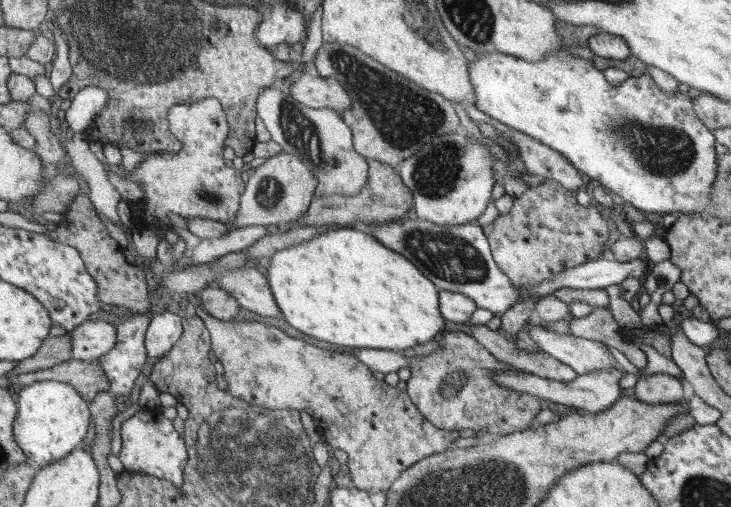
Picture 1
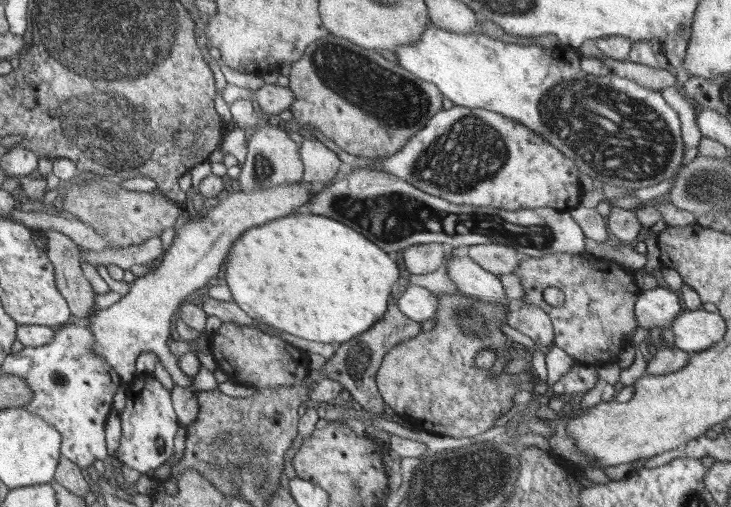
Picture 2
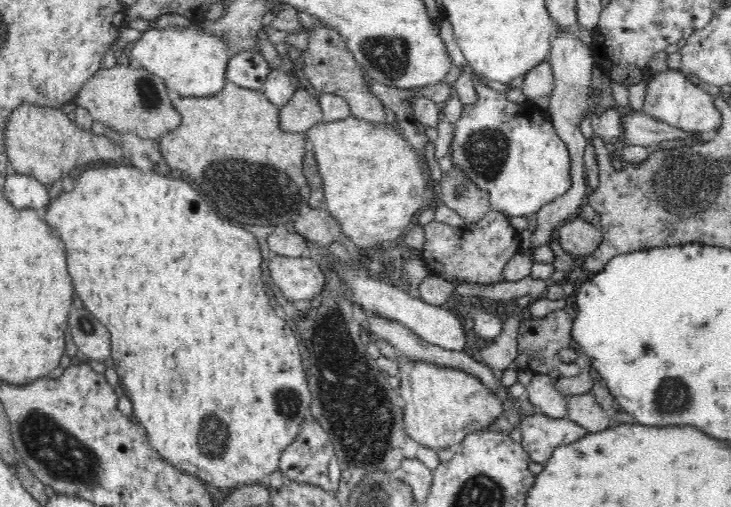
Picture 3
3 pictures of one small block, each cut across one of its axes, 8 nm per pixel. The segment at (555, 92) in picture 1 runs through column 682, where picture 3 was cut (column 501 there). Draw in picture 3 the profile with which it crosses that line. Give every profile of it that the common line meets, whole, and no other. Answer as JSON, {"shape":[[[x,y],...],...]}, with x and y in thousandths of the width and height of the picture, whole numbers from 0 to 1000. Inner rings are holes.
{"shape":[[[651,162],[654,197],[646,209],[635,209],[632,233],[624,245],[624,264],[618,276],[618,316],[640,351],[670,385],[670,406],[694,430],[721,428],[769,387],[781,369],[781,302],[776,282],[761,260],[751,233],[747,237],[736,211],[722,199],[702,203],[689,185],[662,174]]]}

